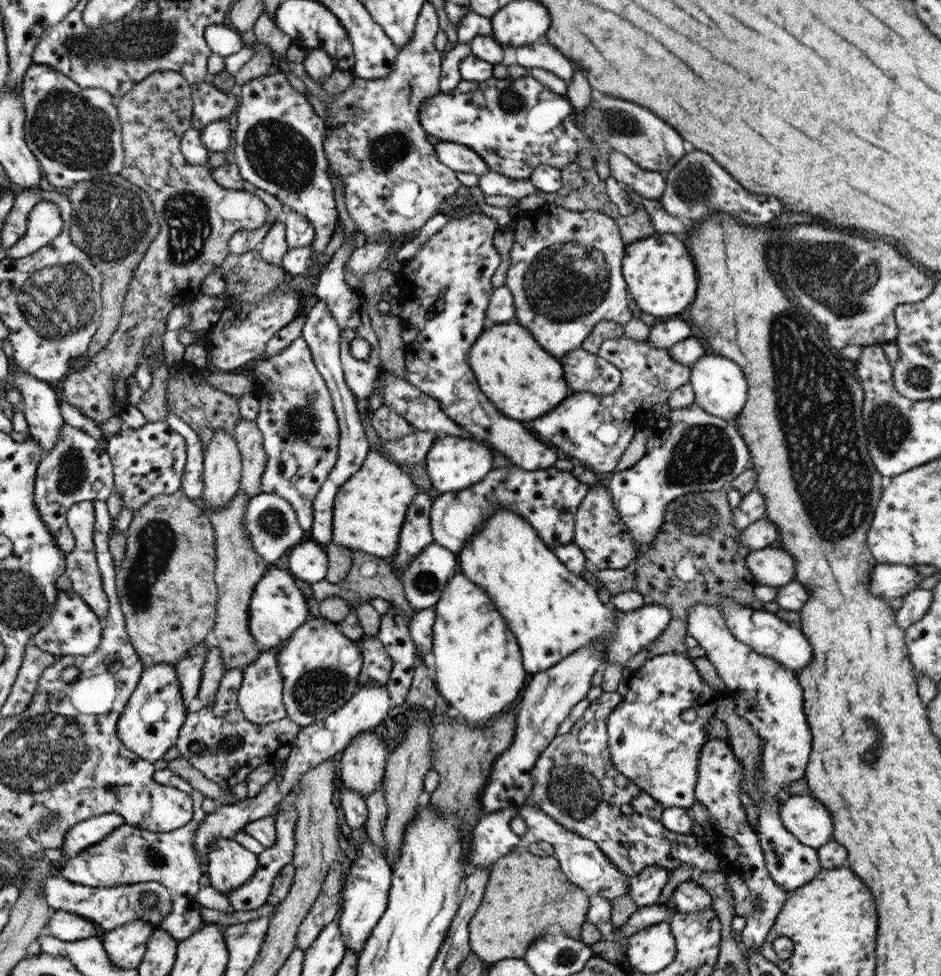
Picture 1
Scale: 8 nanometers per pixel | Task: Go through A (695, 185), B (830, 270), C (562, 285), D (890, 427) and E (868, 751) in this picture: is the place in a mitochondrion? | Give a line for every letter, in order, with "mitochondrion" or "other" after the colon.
A: mitochondrion
B: mitochondrion
C: mitochondrion
D: mitochondrion
E: mitochondrion

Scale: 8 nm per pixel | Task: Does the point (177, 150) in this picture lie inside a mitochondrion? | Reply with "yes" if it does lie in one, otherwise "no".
no

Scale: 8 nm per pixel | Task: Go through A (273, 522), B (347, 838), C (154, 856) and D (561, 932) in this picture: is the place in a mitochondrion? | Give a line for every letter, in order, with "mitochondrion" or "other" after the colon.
A: mitochondrion
B: other
C: mitochondrion
D: other

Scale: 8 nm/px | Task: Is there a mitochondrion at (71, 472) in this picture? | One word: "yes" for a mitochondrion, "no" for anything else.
yes

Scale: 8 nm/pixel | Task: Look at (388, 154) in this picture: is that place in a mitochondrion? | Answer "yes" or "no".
yes

